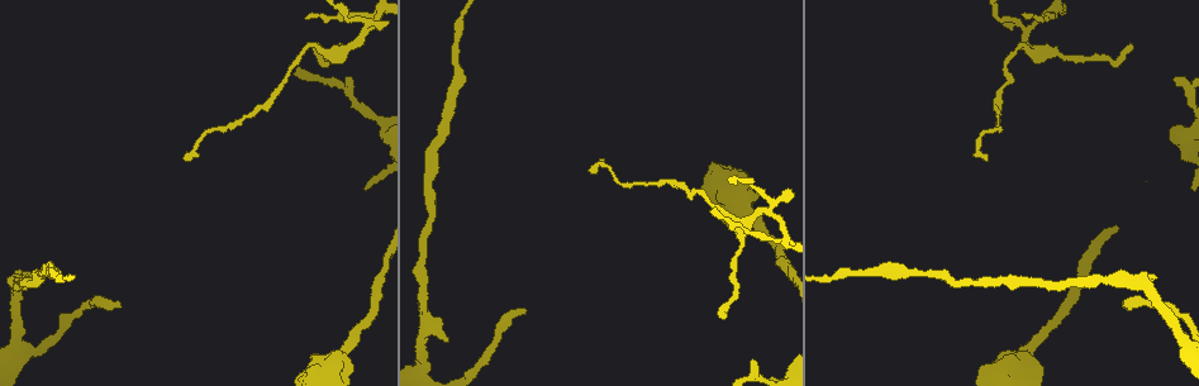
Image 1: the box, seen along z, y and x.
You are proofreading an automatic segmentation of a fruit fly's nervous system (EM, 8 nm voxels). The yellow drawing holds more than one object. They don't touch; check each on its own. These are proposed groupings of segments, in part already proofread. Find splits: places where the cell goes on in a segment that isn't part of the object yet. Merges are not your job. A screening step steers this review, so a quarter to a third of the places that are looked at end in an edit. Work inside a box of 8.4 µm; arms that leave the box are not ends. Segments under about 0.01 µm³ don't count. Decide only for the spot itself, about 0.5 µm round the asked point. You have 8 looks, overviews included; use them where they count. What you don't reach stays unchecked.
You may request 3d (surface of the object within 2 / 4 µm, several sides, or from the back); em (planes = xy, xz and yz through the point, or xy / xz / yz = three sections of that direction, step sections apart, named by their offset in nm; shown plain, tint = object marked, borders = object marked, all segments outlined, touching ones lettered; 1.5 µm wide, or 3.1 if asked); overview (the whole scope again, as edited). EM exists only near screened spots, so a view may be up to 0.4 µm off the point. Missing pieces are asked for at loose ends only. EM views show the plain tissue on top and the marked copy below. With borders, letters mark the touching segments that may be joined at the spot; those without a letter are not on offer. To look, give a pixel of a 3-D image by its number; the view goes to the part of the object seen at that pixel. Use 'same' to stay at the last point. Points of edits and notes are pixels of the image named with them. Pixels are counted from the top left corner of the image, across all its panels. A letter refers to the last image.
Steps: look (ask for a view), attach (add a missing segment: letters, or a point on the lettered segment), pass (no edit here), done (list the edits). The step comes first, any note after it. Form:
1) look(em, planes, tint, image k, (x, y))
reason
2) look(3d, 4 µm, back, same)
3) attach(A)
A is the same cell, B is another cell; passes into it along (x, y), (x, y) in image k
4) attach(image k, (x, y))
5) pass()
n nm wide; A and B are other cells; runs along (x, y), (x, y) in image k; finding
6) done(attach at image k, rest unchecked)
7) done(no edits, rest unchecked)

look(em, yz, step 4, borders, image 1, (121, 307))
long arm stops here

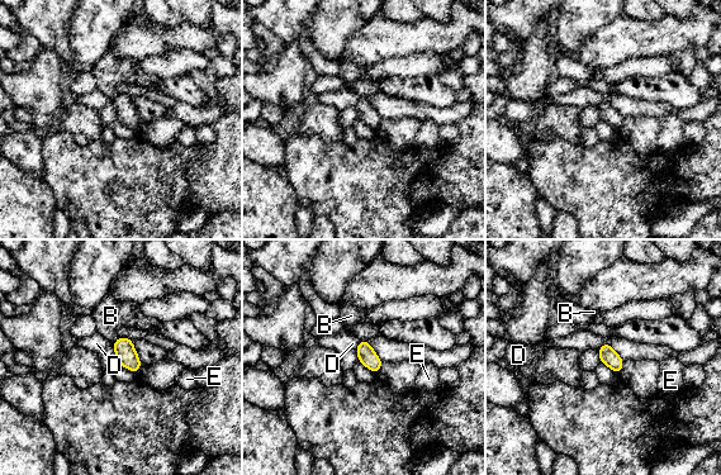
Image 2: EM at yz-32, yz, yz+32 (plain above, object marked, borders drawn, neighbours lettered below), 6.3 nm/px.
look(em, planes, borders, same)

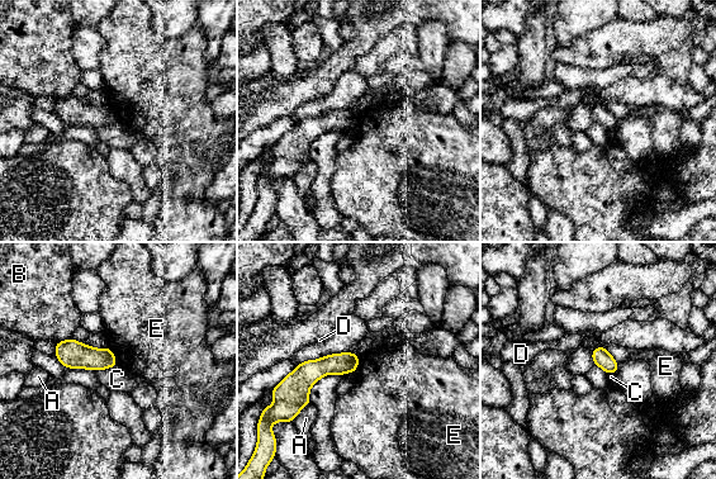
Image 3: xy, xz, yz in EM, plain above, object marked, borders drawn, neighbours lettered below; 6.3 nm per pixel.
pass()
A, B, C, D and E are other cells; border along (117, 364), (96, 371) in image 3; no lettered segment goes on from it

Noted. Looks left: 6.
look(3d, 2 µm, image 1, (591, 173))

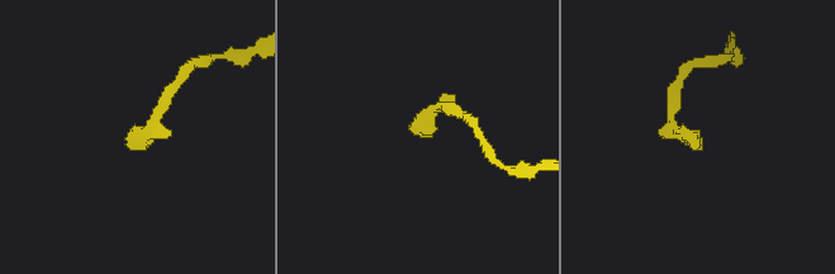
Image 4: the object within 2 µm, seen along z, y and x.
look(em, xz, step 4, tint, image 4, (692, 144))

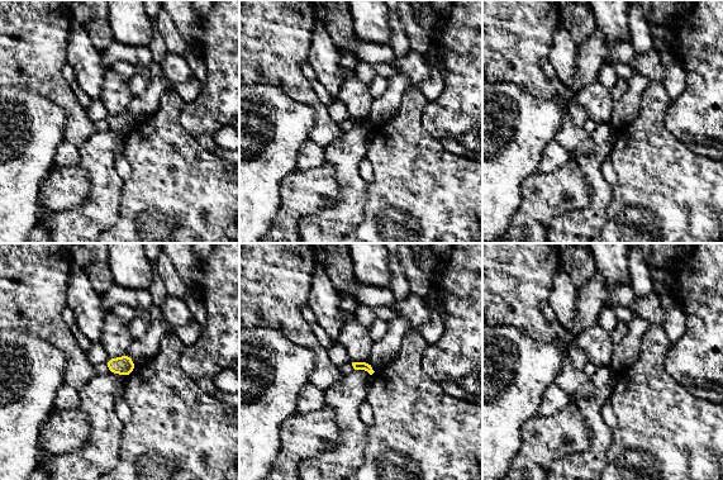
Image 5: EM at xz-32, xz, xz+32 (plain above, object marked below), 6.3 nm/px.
look(em, planes, borders, same)

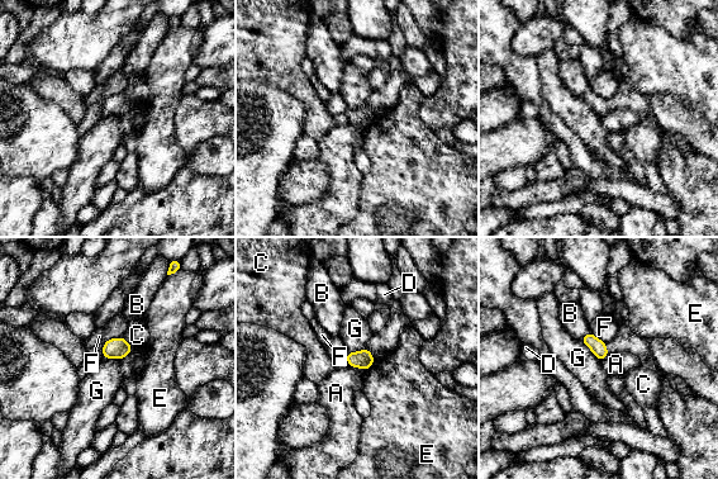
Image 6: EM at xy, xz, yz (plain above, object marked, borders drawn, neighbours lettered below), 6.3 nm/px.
pass()
G touches over 190 nm; A, B, C, D, E, F and G are other cells; border along (580, 340), (600, 361) in image 6; none of them fits

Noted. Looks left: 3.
look(em, yz, step 8, borders, image 1, (351, 78))
an open end

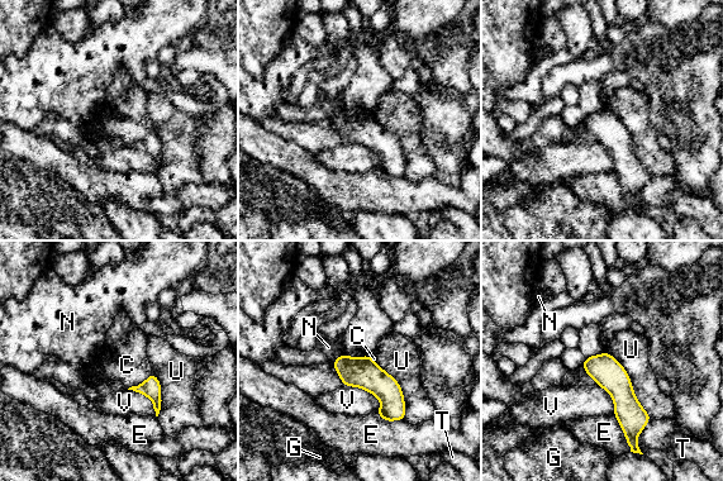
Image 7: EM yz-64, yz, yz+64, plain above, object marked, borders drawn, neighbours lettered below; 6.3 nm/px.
pass()
C, E, G, N, T, U and V are other cells; no lettered segment goes on from it

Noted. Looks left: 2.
done(no edits, rest unchecked)

